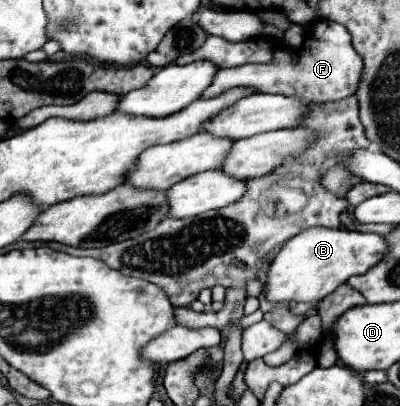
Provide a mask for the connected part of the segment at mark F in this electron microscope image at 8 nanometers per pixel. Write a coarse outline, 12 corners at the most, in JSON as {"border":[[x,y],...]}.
{"border":[[338,22],[270,64],[222,68],[200,98],[244,86],[330,102],[352,96],[362,58]]}

